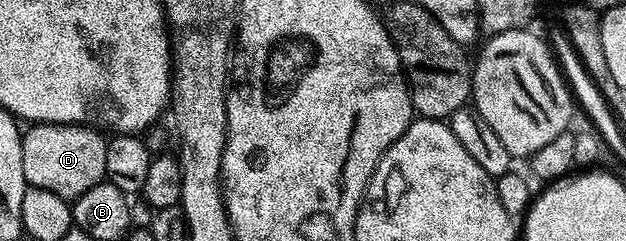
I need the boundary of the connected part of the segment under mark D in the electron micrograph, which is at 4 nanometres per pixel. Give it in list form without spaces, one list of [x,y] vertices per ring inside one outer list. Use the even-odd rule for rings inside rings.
[[[32,124],[29,129],[20,138],[22,174],[29,188],[50,190],[71,202],[105,179],[108,140],[97,129],[83,124]]]

